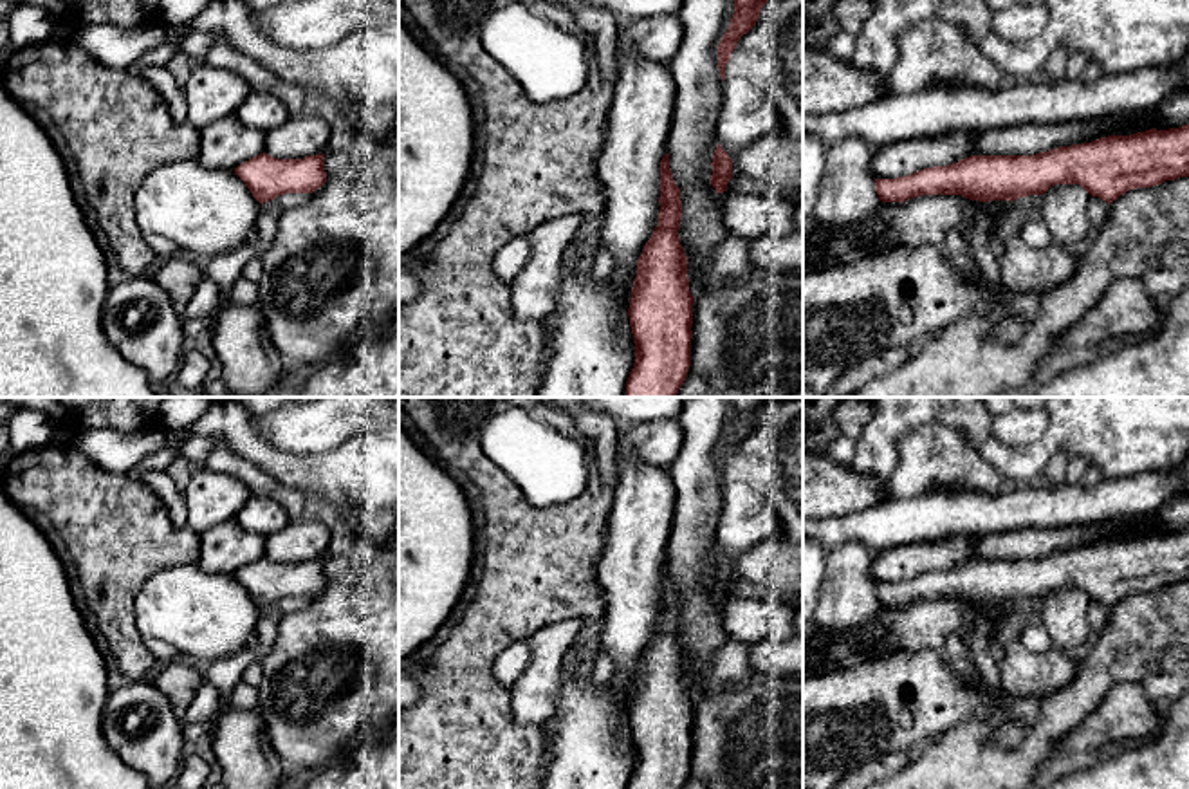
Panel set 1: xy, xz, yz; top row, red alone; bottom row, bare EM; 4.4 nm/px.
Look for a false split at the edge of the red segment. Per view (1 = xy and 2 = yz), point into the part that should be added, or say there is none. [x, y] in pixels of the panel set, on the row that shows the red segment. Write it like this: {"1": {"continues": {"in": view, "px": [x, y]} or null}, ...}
{"1": {"continues": null}, "2": {"continues": null}}

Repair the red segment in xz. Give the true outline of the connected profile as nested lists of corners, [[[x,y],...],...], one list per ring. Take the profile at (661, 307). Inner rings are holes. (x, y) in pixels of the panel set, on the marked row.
[[[669,153],[660,161],[659,226],[637,262],[630,298],[635,363],[624,397],[675,397],[691,367],[693,303],[680,244],[680,188]]]

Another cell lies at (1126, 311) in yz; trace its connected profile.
[[[1140,278],[1113,282],[1101,302],[1068,329],[1057,348],[1110,347],[1126,339],[1144,338],[1162,320],[1162,311],[1149,296]]]

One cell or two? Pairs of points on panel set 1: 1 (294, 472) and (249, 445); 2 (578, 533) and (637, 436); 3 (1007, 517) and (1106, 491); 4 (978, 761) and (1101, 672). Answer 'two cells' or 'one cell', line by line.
1: one cell
2: two cells
3: one cell
4: one cell

